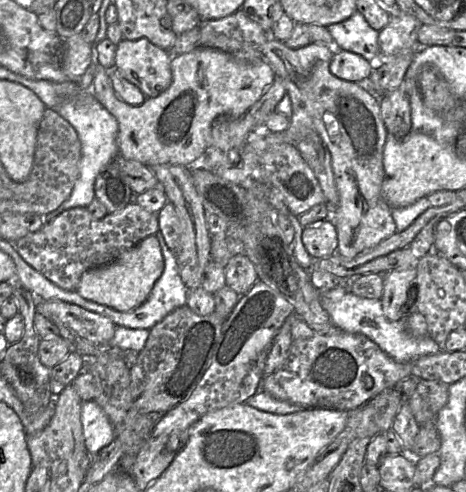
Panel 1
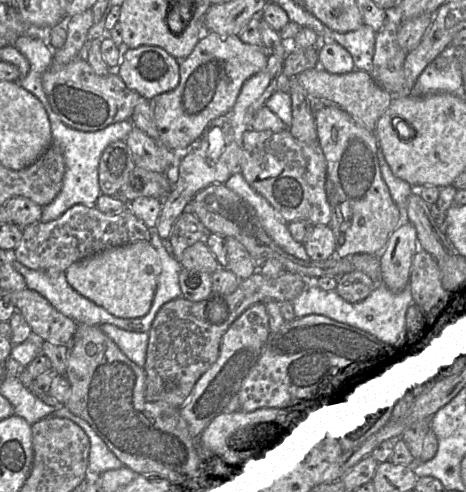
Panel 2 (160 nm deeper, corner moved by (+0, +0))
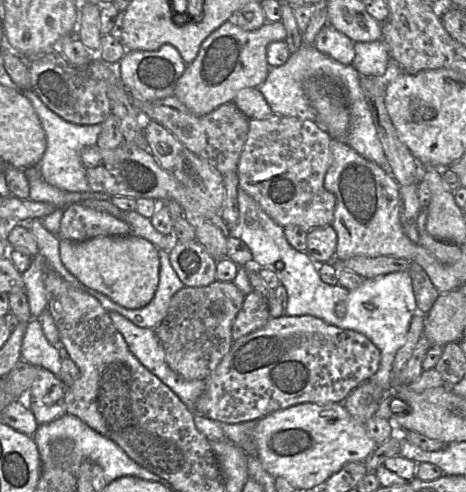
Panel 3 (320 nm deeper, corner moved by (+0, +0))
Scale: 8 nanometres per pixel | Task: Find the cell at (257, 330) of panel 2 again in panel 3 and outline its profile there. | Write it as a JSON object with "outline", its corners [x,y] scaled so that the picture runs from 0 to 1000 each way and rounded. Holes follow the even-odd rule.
{"outline":[[[530,598],[498,661],[500,693],[558,669],[579,646],[573,612],[560,598]]]}

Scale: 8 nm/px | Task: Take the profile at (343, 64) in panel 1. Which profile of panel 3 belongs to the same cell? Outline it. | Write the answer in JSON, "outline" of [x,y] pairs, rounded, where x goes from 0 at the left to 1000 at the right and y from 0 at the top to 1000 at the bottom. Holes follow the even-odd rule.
{"outline":[[[710,51],[678,73],[674,93],[712,120],[749,132],[762,116],[760,85]]]}

